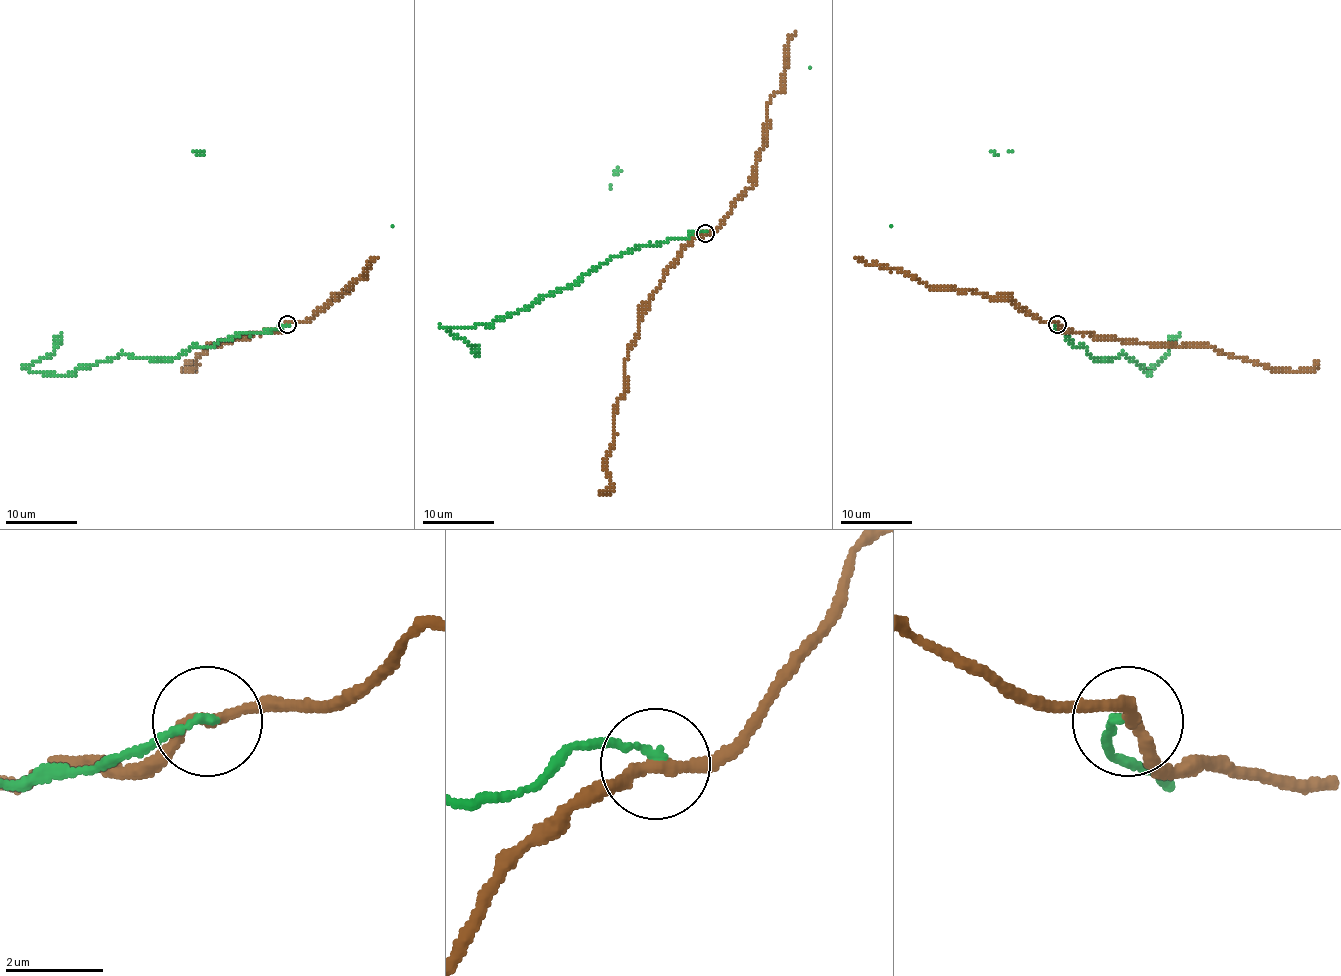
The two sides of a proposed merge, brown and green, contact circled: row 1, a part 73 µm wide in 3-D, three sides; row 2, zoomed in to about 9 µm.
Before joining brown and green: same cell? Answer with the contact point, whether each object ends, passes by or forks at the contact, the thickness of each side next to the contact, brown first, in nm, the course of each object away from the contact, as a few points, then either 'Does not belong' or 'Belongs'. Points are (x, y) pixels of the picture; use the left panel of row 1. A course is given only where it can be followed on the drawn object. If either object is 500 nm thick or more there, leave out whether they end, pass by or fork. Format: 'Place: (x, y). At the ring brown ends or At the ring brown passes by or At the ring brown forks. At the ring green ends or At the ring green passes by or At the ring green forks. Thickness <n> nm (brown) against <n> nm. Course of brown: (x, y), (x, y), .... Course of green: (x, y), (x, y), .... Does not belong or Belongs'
Place: (287, 324). At the ring brown passes by. At the ring green ends. Thickness 240 nm (brown) against 160 nm. Course of brown: (288, 324), (208, 346), (197, 364), (188, 371), (194, 371), (186, 371), (185, 365), (190, 360). Course of green: (288, 324), (192, 346), (172, 358), (117, 355), (74, 373), (32, 371), (62, 333). Does not belong

